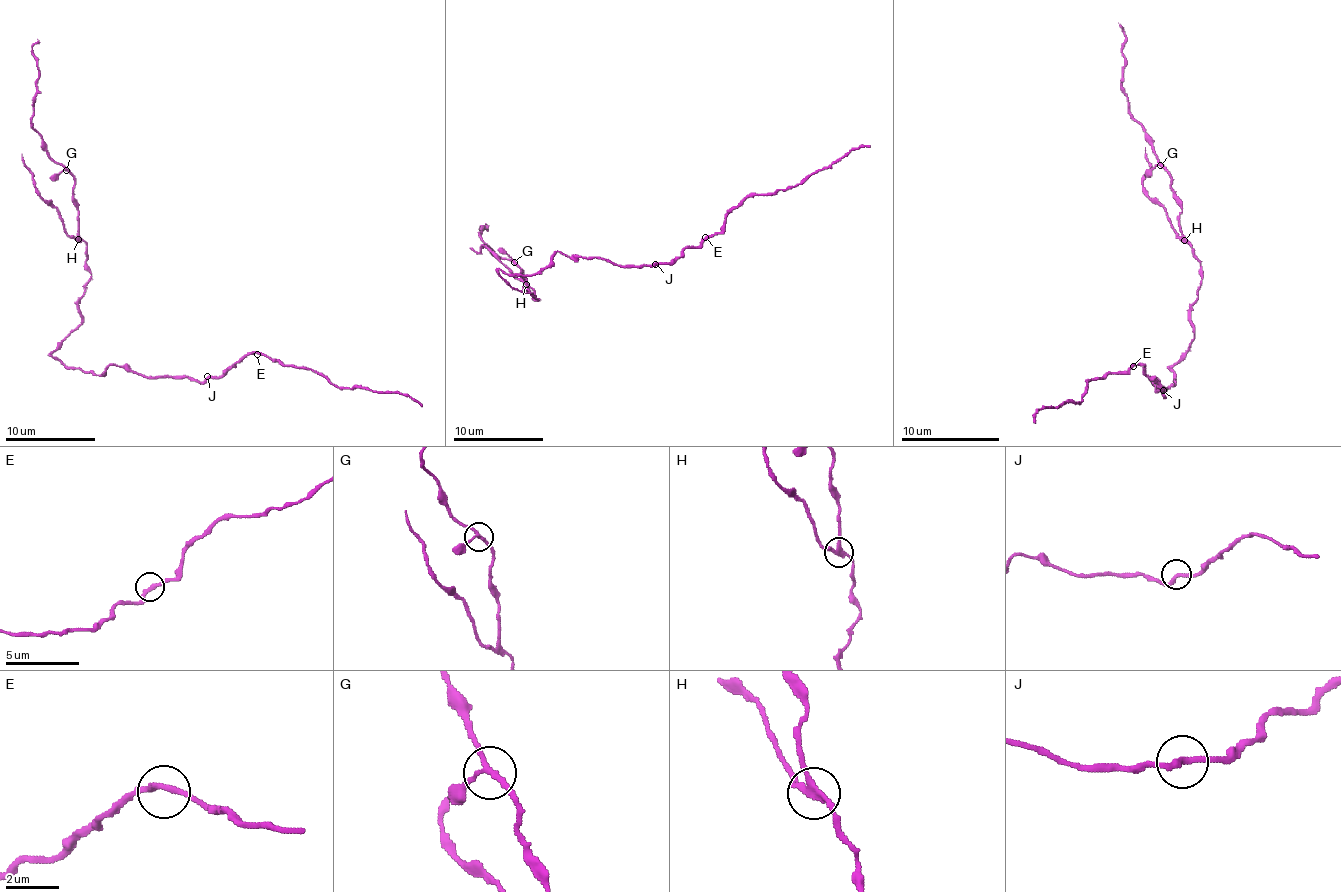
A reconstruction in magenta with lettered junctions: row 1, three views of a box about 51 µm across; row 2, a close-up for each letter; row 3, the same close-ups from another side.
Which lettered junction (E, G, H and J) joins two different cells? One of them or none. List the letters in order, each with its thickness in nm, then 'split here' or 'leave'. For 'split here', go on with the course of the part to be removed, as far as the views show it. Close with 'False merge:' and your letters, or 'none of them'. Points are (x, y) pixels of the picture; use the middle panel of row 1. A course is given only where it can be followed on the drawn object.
E: calibre 240 nm; leave
G: calibre 190 nm; leave
H: calibre 200 nm; split here; course (525, 284), (487, 248), (482, 246), (478, 253), (469, 248)
J: calibre 240 nm; leave
False merge: H

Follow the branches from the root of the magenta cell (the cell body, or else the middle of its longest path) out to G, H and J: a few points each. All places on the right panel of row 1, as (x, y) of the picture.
G: (1175, 383), (1173, 368), (1195, 336), (1190, 312), (1202, 270), (1180, 229), (1182, 202), (1160, 165)
H: (1175, 383), (1173, 368), (1195, 336), (1190, 312), (1202, 280), (1195, 248), (1185, 241)
J: (1175, 383), (1163, 388), (1155, 385), (1151, 378), (1155, 380), (1155, 390), (1165, 390), (1165, 395), (1163, 390)

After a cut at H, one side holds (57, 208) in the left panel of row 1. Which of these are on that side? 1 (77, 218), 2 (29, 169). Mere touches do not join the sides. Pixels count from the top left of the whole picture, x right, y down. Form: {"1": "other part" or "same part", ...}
{"1": "other part", "2": "same part"}

